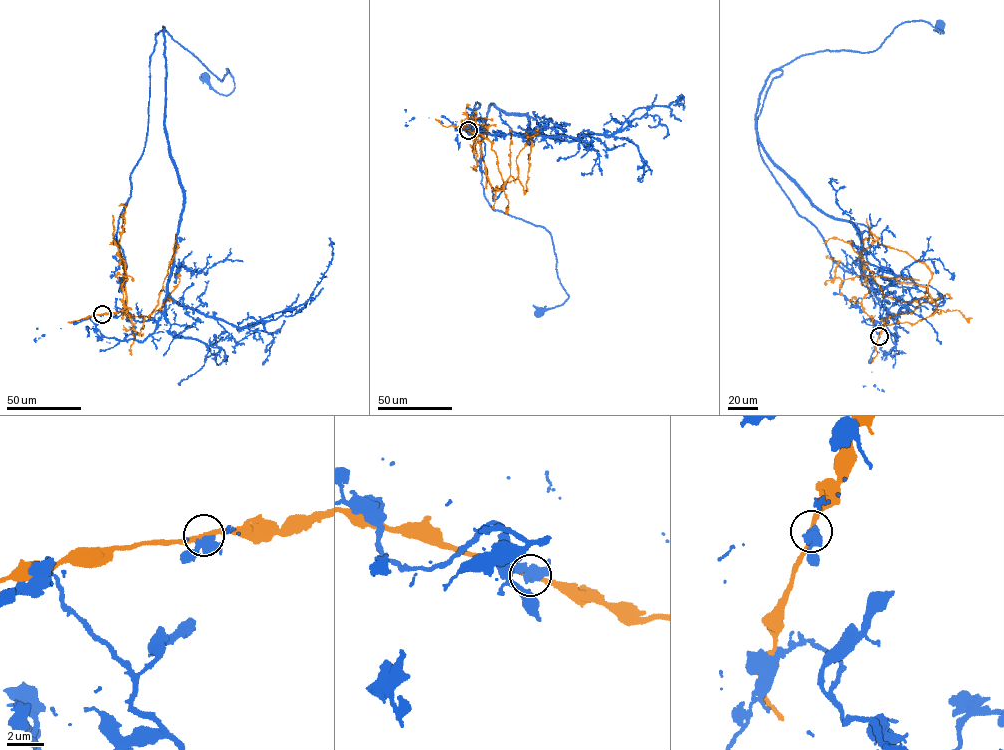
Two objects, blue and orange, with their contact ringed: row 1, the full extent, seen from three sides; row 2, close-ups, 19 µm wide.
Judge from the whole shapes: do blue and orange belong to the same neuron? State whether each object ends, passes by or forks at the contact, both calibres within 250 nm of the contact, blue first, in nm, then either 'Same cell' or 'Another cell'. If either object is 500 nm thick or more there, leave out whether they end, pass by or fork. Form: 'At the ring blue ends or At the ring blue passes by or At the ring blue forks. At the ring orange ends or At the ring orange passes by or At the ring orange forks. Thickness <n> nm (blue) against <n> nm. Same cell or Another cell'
Thickness 500 nm (blue) against 240 nm. Another cell

